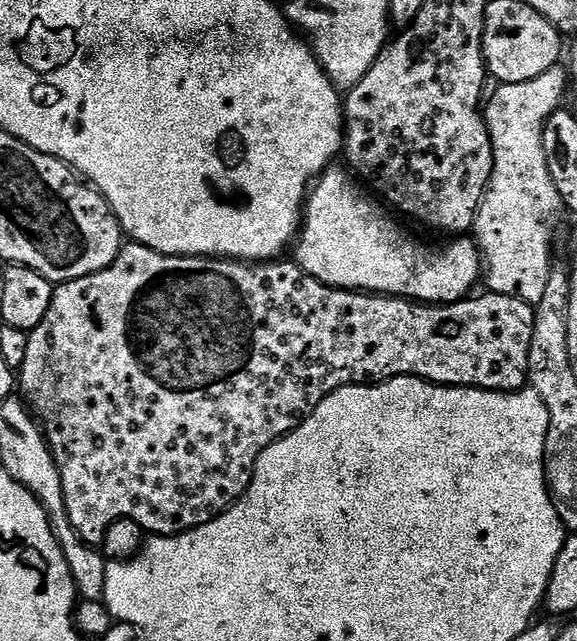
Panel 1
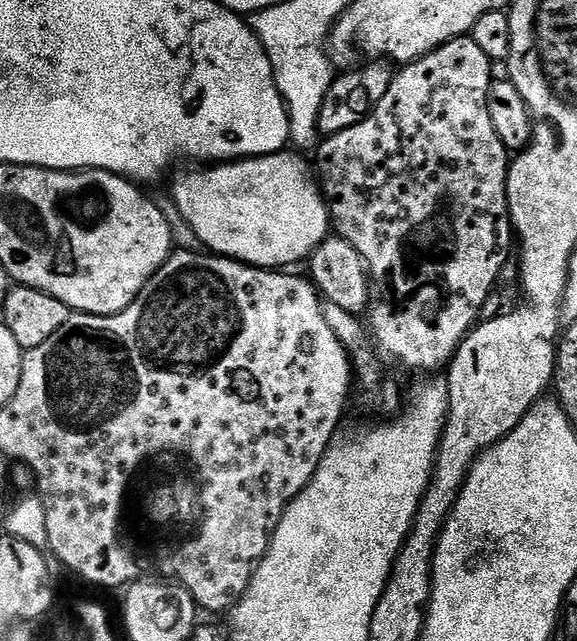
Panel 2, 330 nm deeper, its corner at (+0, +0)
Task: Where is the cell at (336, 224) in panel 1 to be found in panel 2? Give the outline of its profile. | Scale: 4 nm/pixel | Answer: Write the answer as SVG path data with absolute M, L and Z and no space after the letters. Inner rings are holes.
M285 150L283 152L277 152L274 156L253 156L251 158L245 158L243 160L237 160L235 162L220 162L217 163L215 166L209 167L212 168L209 170L208 173L205 174L202 169L203 167L200 166L192 166L192 169L189 170L189 172L180 172L176 176L176 181L172 184L172 200L174 203L176 203L176 208L178 211L180 211L180 216L182 219L185 220L186 223L189 224L190 227L192 227L192 232L194 235L197 236L198 239L201 240L203 247L207 249L207 251L213 253L213 254L219 254L221 256L231 256L233 260L241 261L245 264L251 264L254 268L267 268L269 270L284 270L287 269L289 266L288 264L296 264L301 260L301 262L307 261L309 259L310 254L315 250L320 243L322 243L324 240L328 239L330 235L330 217L328 214L328 205L326 203L326 197L322 191L321 185L318 183L317 177L314 175L313 169L310 167L308 169L308 164L306 161L303 160L300 156L291 156L291 151Z

